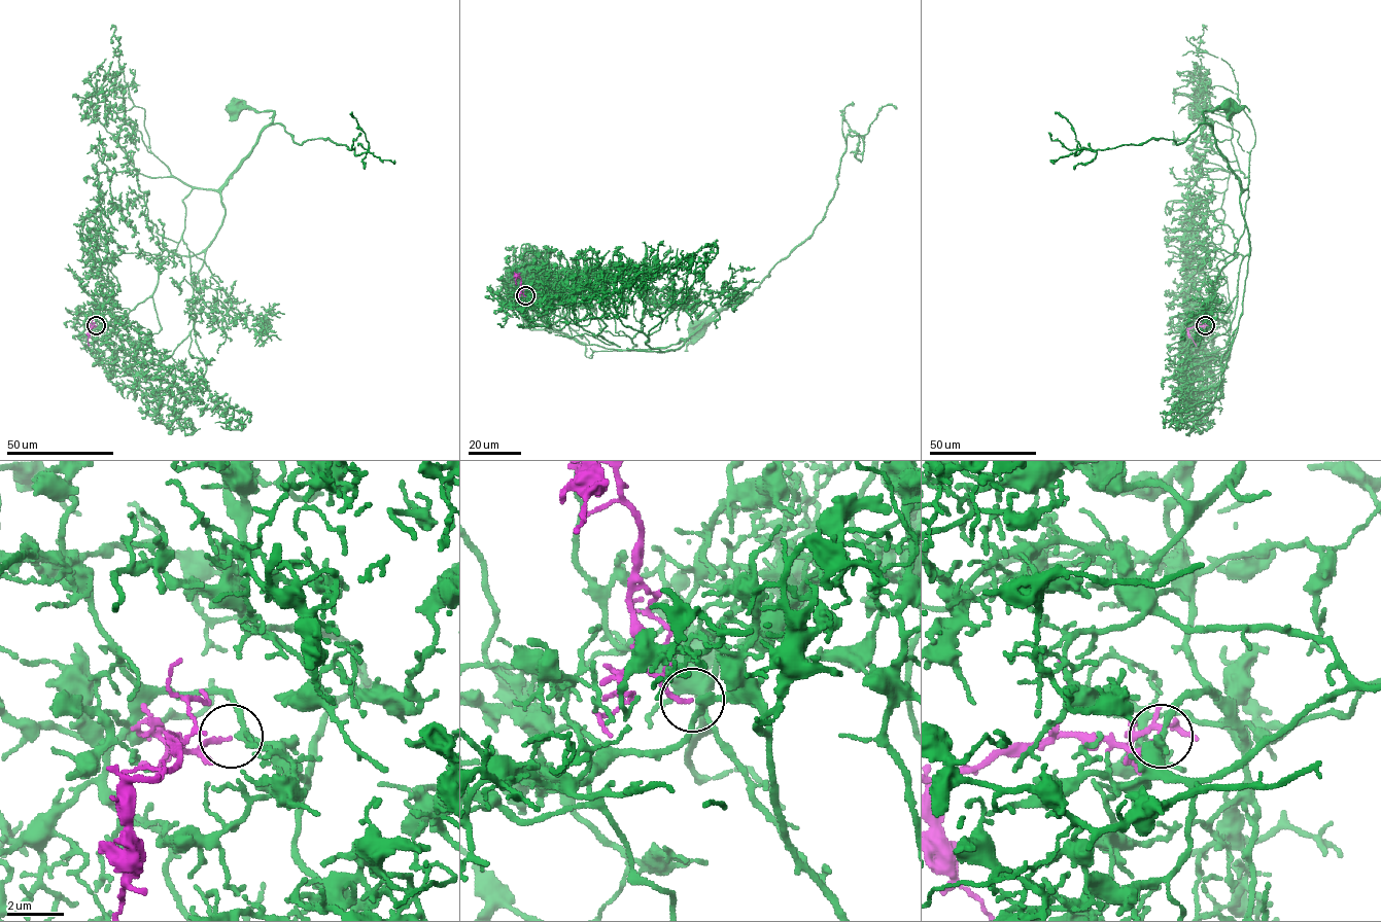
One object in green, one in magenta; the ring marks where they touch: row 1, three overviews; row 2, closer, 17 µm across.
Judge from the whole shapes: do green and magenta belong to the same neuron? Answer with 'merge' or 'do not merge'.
merge

